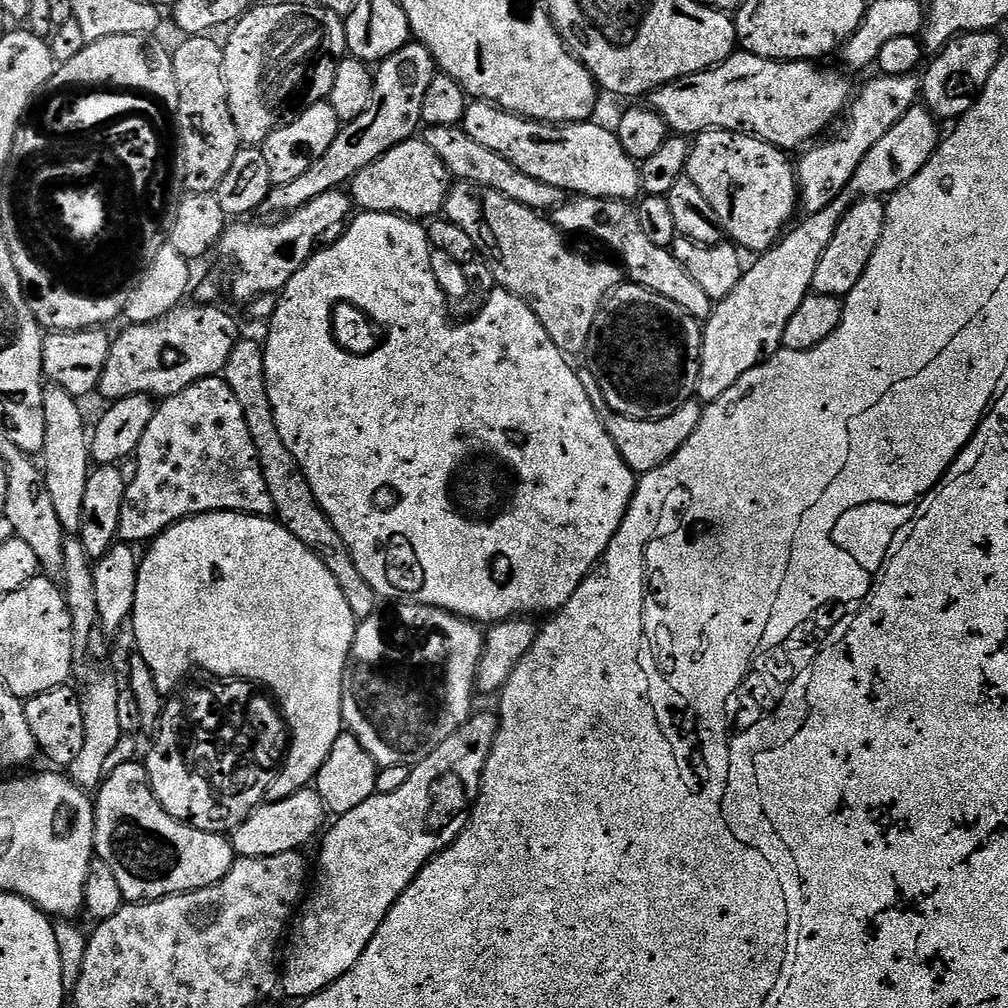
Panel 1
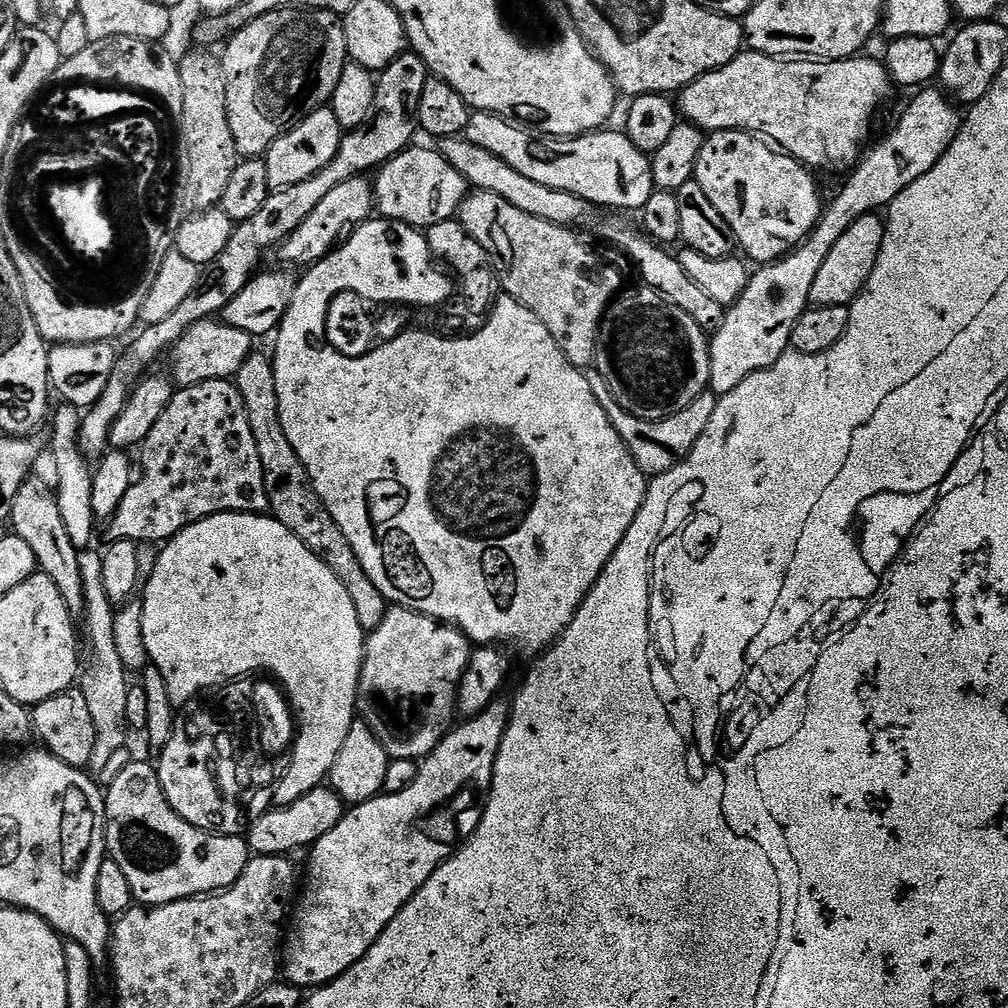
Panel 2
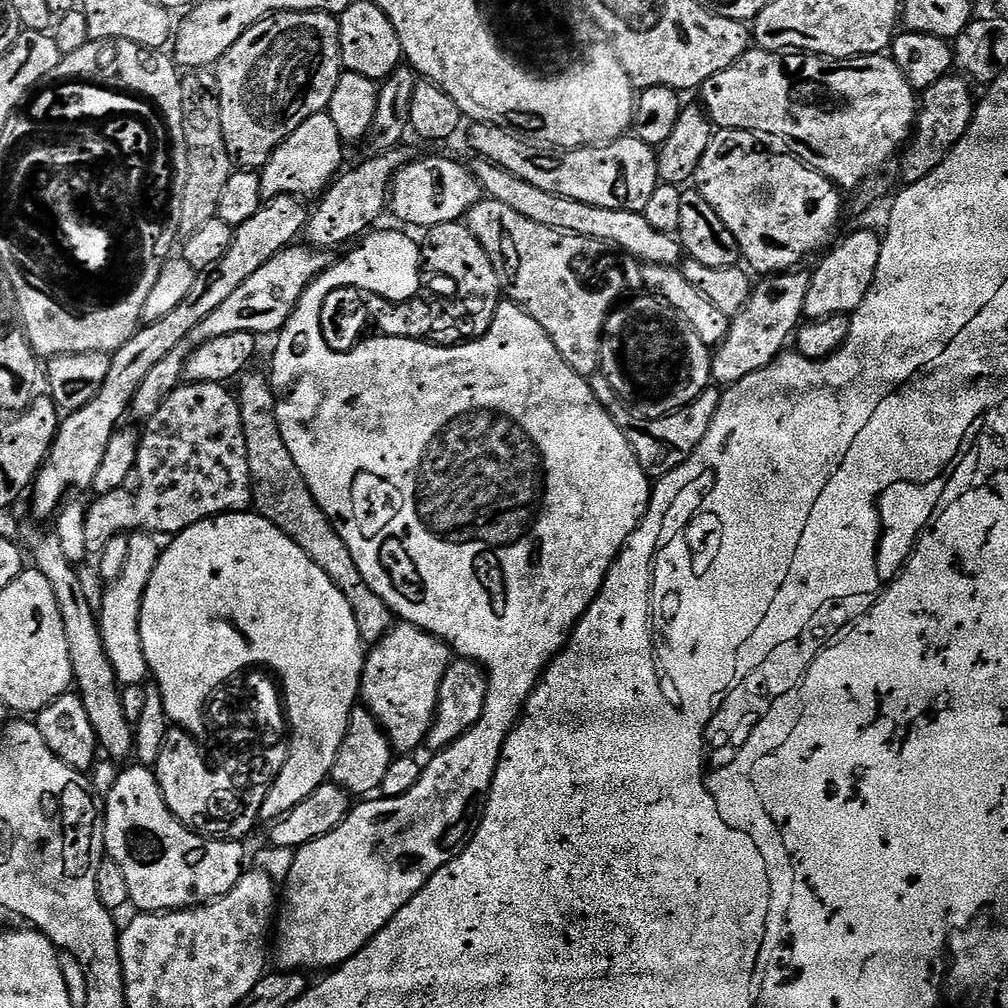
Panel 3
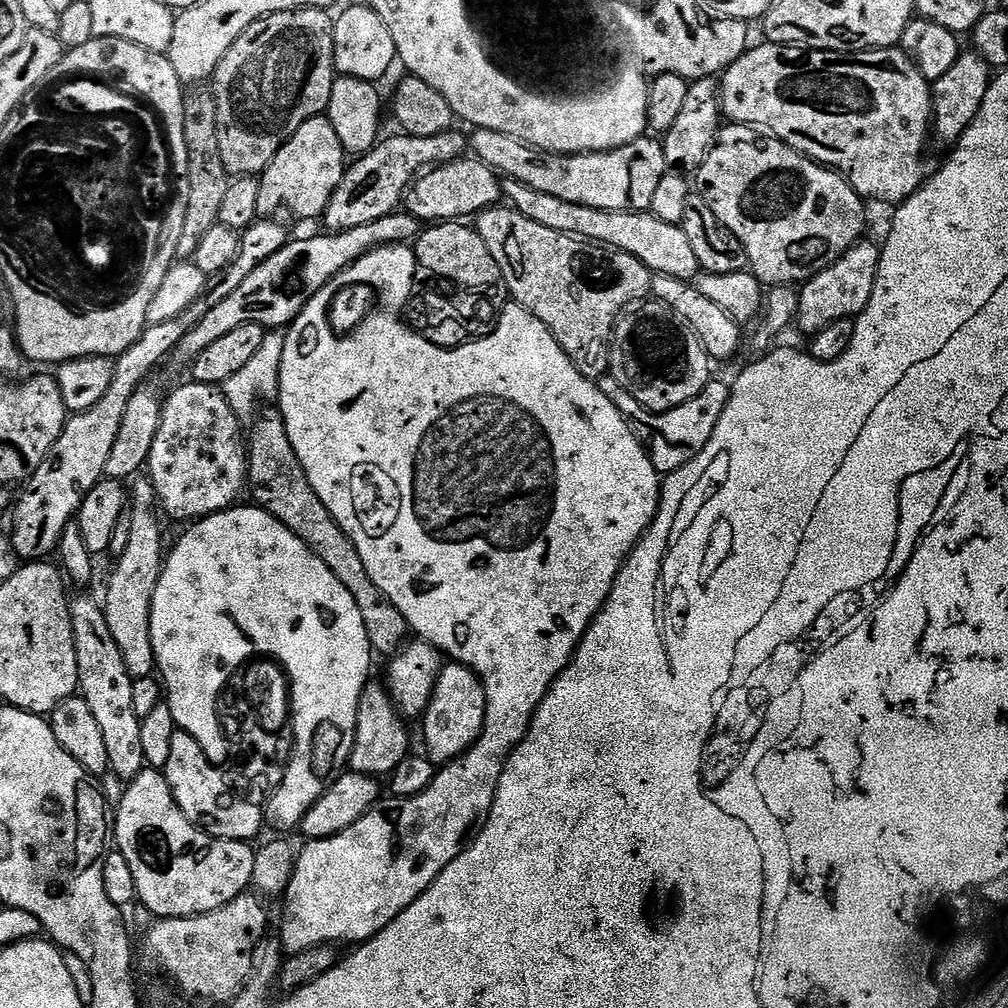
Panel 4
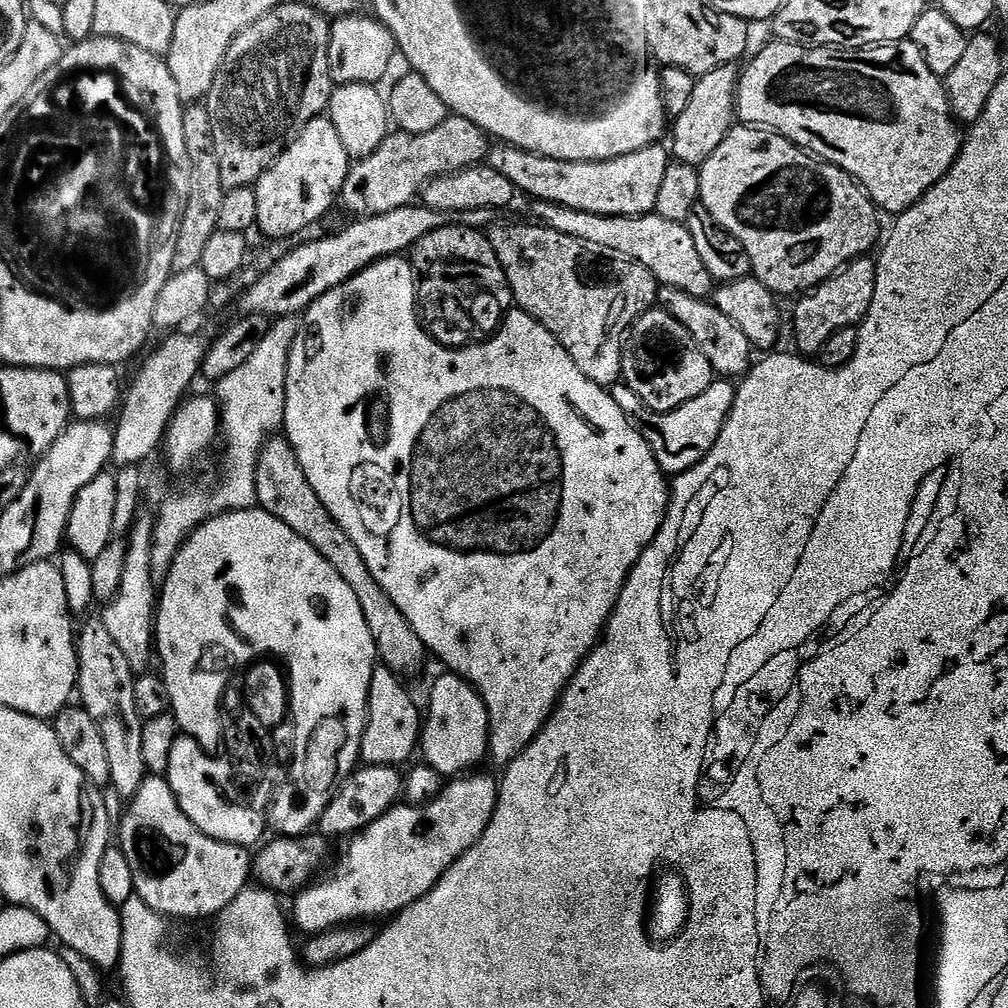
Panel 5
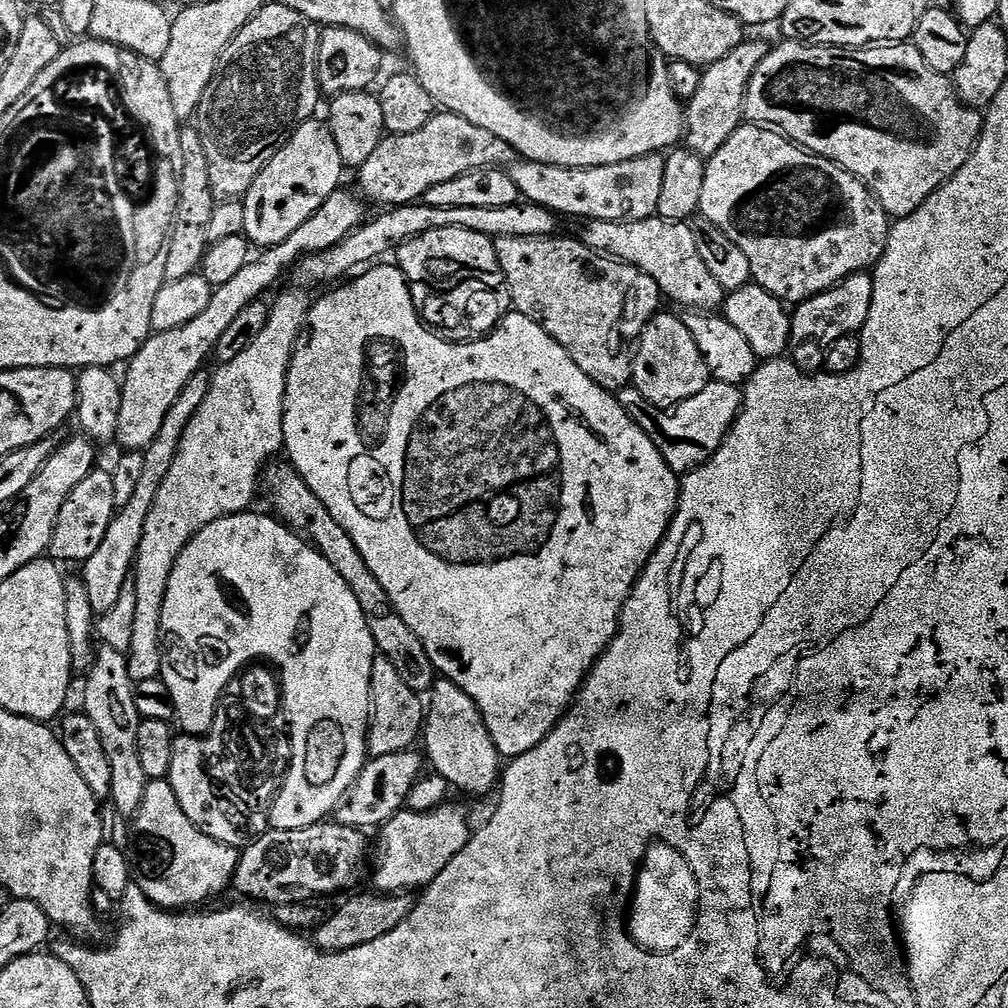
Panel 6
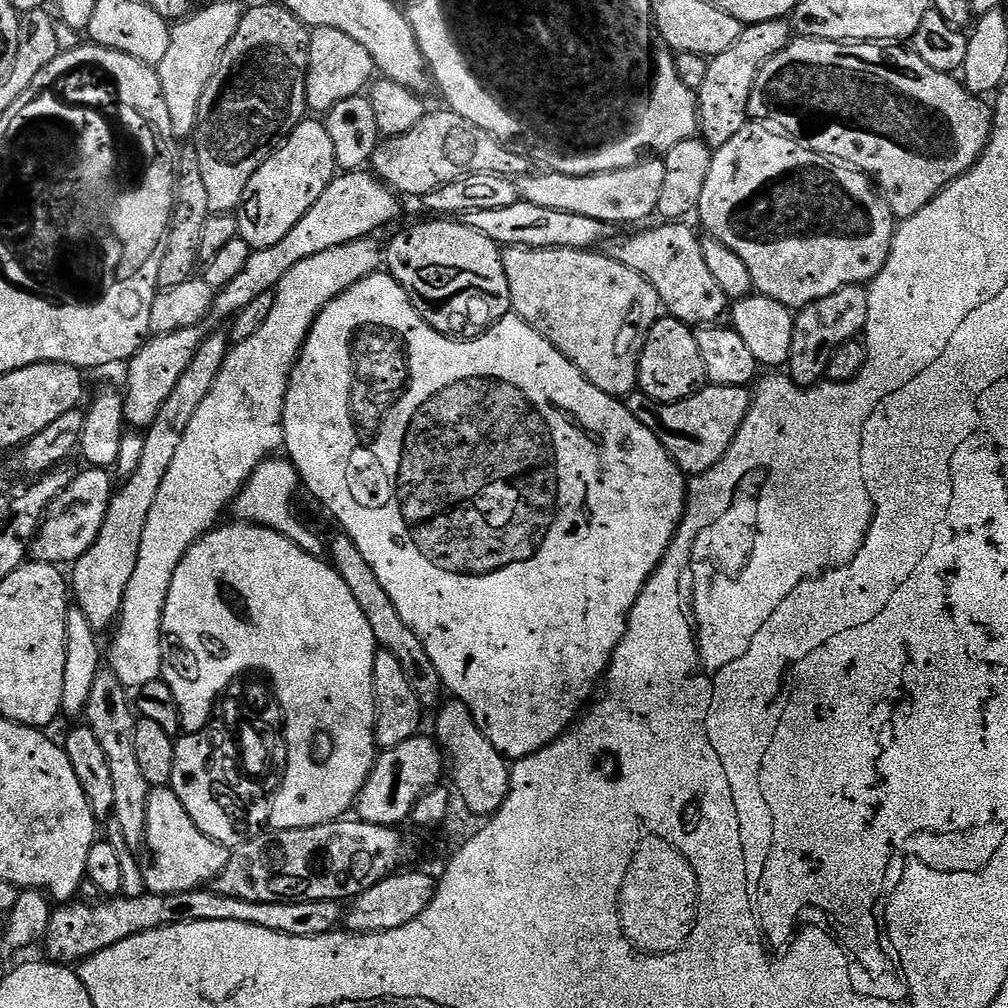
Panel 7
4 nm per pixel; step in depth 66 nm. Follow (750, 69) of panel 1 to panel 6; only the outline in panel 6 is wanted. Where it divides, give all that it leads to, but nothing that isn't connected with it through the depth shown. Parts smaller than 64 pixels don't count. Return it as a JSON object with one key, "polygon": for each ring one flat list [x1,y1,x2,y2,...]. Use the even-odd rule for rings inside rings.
{"polygon":[[780,42,777,48,773,47,768,51,766,58,762,58,758,70,754,70,754,78,750,78,750,86,744,99,744,114,751,123,775,128,777,132,784,133,793,144,800,145,815,156,832,160,840,168,857,176,875,194,876,200,892,218,914,214,914,210,918,210,926,202,926,198,930,198,930,194,938,191,951,176,958,174,958,170,962,170,964,163,972,156,976,143,980,141,980,136,984,132,984,116,960,100,956,86,949,77,938,74,926,66,926,58,918,54,916,45,912,42,866,48,829,48,807,42]]}

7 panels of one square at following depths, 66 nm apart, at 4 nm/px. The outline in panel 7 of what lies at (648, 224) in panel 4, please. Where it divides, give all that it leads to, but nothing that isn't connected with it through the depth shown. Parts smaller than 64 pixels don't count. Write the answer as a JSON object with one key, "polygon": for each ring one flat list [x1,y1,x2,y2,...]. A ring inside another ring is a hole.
{"polygon":[[660,222,657,228,648,228,645,232,636,232,625,240,616,240,609,248,606,248,607,255,612,259,622,262,622,266,630,266,642,278,654,286,660,295,660,303,666,309,667,315,673,316,675,320,689,326,712,326,725,319,730,308,730,301,726,294,722,294,722,286,718,286,717,280,710,275,710,269,706,266,706,258,702,258,701,237,696,236,692,228,687,228,684,222]]}

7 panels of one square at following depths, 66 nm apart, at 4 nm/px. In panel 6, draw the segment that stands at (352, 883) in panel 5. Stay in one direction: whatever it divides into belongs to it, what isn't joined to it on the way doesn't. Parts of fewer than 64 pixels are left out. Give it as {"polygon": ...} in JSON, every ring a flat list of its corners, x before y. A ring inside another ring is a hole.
{"polygon":[[448,807,431,812,405,810,382,825,378,832,380,845,374,848,378,852,374,862,377,893,408,894,413,891,411,888,427,889,439,875,445,875,450,860,473,839,467,810]]}

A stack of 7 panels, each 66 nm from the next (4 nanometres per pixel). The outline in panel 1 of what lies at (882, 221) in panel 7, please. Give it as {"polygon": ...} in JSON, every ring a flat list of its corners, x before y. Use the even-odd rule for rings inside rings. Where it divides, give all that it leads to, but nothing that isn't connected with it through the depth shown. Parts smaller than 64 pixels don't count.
{"polygon":[[709,130,691,141,687,179,692,180,710,206,714,206,725,233,741,249,749,248,752,254,774,247,793,223,792,215,796,208,798,210,801,191,797,169,793,161,788,161,788,156,787,151,743,132]]}

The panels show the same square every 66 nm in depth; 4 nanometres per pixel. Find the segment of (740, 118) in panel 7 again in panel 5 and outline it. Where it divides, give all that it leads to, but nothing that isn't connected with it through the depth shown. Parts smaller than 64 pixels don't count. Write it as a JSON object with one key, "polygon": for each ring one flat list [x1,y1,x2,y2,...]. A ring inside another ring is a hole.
{"polygon":[[727,64,697,79,694,95,690,97,690,106,686,106,682,114,674,117,670,128,670,152,679,163,699,166,707,162,710,154,718,150,718,146,722,146,726,134,730,134,738,120,736,85,740,82,740,73,741,69,736,64]]}

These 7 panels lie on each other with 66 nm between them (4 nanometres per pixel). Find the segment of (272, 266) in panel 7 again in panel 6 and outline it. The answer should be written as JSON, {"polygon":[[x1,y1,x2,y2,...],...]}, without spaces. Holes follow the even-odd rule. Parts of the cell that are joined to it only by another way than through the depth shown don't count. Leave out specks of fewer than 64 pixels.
{"polygon":[[338,190,334,194,330,194,330,198,326,198,326,202,322,202,322,206,318,206,318,210,314,210,314,214,310,218,306,218,306,222,302,222,302,226,298,226,298,230,294,230,294,234,290,234,290,238,286,238,286,242,273,248,263,249,259,255,249,260,246,266,242,266,242,271,231,282,226,282,226,286,213,288,210,303,206,305,206,310,202,310,202,314,198,314,198,318,186,322,186,326,178,326,178,330,152,332,149,335,145,344,132,355,131,360,127,361,128,373,123,373,122,376,120,386,122,407,118,413,118,430,115,439,117,445,121,444,121,449,139,452,148,448,150,442,154,442,154,438,158,438,158,430,162,430,162,422,166,422,166,414,170,414,170,406,174,406,174,402,178,402,178,394,182,394,182,390,186,390,186,382,190,382,190,378,194,378,194,374,198,374,205,367,204,363,207,362,208,356,210,360,215,353,222,334,226,334,227,328,238,318,238,314,242,314,242,310,246,310,246,306,261,299,265,295,263,292,270,291,283,278,284,271,288,267,289,271,305,256,313,256,330,250,335,244,341,244,350,233,355,232,361,224,365,223,365,201,359,195,351,196,350,193,344,191]]}

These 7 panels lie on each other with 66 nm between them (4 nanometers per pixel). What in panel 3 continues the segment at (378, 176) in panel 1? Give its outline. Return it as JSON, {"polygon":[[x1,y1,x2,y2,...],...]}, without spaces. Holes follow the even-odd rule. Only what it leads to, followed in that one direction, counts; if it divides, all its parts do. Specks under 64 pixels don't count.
{"polygon":[[424,156,421,160,409,159,407,164,396,171,390,189,390,212,393,212,402,223,409,224,409,226,404,225,409,229,427,230,437,228,440,224,455,224,463,221,467,217,468,211,475,204,479,204,481,199,482,187,467,163,459,164,458,161,451,160,448,156]]}

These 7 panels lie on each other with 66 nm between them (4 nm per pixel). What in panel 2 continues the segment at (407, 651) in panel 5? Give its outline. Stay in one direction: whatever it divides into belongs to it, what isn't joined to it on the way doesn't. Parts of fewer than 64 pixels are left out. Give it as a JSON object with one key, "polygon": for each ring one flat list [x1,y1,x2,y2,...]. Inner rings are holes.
{"polygon":[[253,350,246,358,246,362,242,362,242,370,238,370,234,383,246,402,250,430,254,430,254,438,258,442,258,458,262,458,270,515,278,522,282,522,286,530,293,532,340,579,342,586,346,586,346,594,350,594,350,602,354,602,358,622,364,627,365,633,372,632,387,614,389,601,385,600,378,586,370,582,366,570,362,570,346,534,342,534,338,522,330,518,330,510,326,510,322,498,318,498,312,480,308,477,308,471,302,466,298,454,294,454,294,446,290,446,286,430,282,430,272,356,268,354,263,356,260,350]]}

